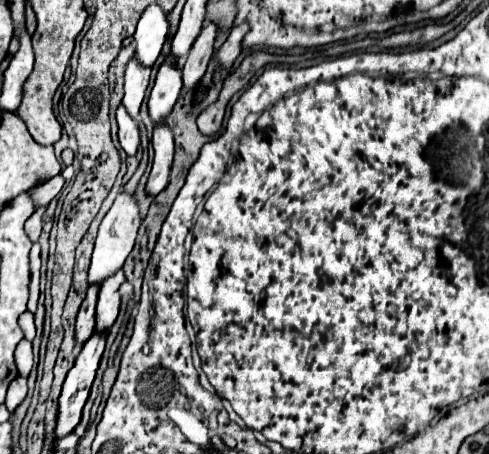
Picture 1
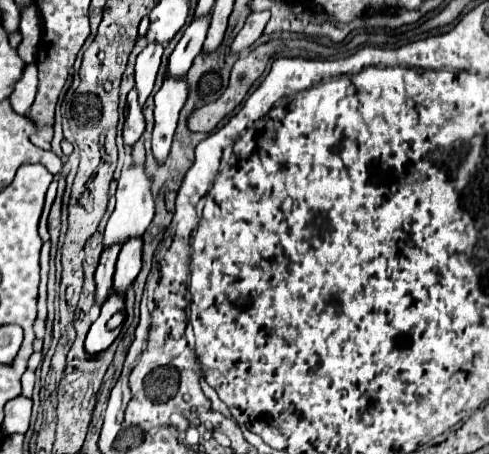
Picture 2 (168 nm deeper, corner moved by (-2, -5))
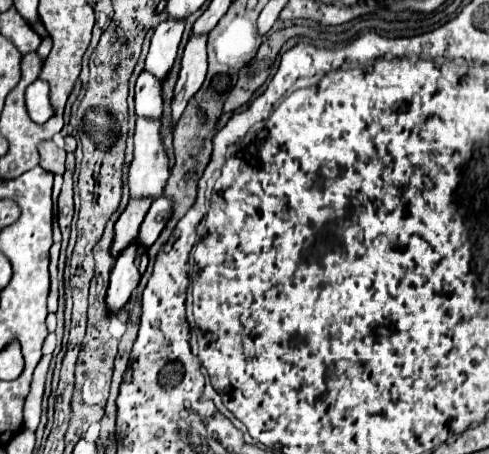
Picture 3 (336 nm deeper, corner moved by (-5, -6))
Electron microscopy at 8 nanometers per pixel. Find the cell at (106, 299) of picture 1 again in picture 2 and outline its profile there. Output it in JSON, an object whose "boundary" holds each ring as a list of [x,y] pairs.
{"boundary":[[[134,237],[134,241],[126,241],[118,255],[116,273],[114,273],[114,291],[126,293],[126,287],[132,285],[138,271],[142,267],[142,237]]]}

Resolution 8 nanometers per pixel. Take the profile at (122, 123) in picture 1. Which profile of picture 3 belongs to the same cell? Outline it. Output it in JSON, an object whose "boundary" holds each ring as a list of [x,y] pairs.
{"boundary":[[[141,72],[135,84],[135,116],[157,120],[161,116],[161,84],[149,72]]]}

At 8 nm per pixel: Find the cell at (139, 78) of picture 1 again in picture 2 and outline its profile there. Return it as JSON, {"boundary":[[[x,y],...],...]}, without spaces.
{"boundary":[[[150,41],[136,59],[136,89],[138,89],[138,99],[142,105],[146,103],[148,95],[152,93],[154,79],[158,75],[158,67],[160,67],[160,59],[162,59],[162,51],[164,51],[162,43]]]}

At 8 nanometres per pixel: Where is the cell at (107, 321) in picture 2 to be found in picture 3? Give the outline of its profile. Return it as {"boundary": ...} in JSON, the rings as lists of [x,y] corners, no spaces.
{"boundary":[[[135,242],[129,244],[119,254],[119,258],[115,260],[115,266],[111,270],[111,284],[109,284],[107,298],[105,298],[109,314],[117,314],[119,310],[123,310],[127,306],[145,268],[147,268],[147,252],[141,246],[137,246]]]}

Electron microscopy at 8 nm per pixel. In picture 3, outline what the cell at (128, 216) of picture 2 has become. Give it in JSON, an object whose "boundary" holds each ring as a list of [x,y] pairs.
{"boundary":[[[137,120],[133,162],[129,166],[129,198],[157,200],[169,178],[169,162],[159,138],[159,120]]]}

